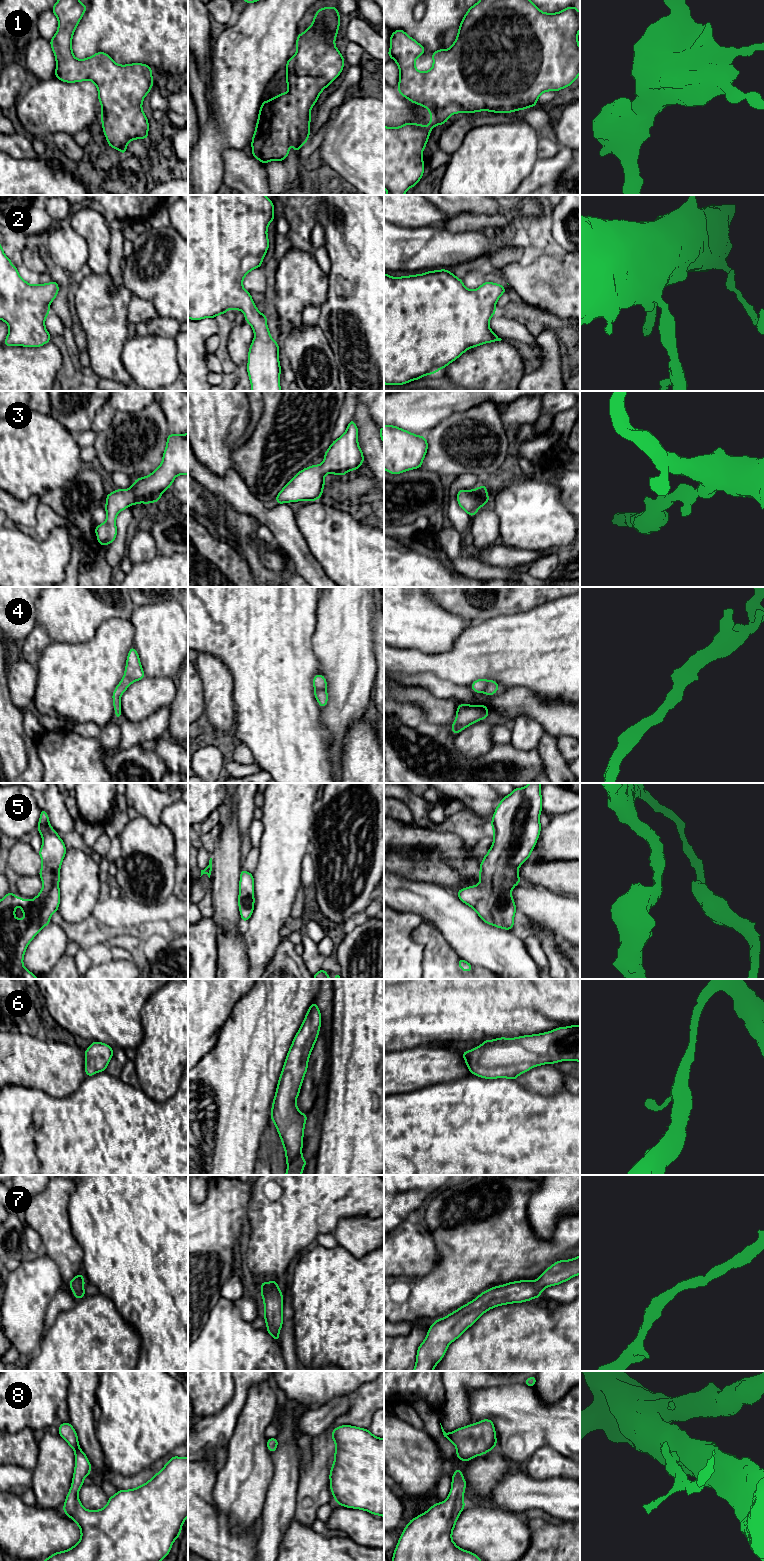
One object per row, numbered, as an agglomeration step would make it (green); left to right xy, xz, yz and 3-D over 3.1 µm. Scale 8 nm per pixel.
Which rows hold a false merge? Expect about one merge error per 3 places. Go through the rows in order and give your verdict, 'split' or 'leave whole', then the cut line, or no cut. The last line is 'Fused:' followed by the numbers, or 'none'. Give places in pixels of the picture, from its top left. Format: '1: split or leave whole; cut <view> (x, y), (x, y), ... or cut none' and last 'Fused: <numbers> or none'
1: leave whole; cut none
2: leave whole; cut none
3: leave whole; cut none
4: leave whole; cut none
5: leave whole; cut none
6: leave whole; cut none
7: leave whole; cut none
8: leave whole; cut none
Fused: none

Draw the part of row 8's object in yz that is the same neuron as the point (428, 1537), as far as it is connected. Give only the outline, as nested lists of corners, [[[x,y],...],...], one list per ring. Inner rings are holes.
[[[456,1469],[447,1499],[410,1520],[399,1538],[392,1561],[482,1561],[476,1554],[459,1548],[452,1540],[455,1523],[465,1508],[465,1489],[463,1474],[460,1469]]]

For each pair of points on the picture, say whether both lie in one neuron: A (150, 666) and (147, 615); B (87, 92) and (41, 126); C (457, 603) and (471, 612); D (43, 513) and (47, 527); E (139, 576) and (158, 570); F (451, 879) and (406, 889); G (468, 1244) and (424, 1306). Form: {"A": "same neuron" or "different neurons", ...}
{"A": "same neuron", "B": "same neuron", "C": "same neuron", "D": "same neuron", "E": "same neuron", "F": "different neurons", "G": "same neuron"}

